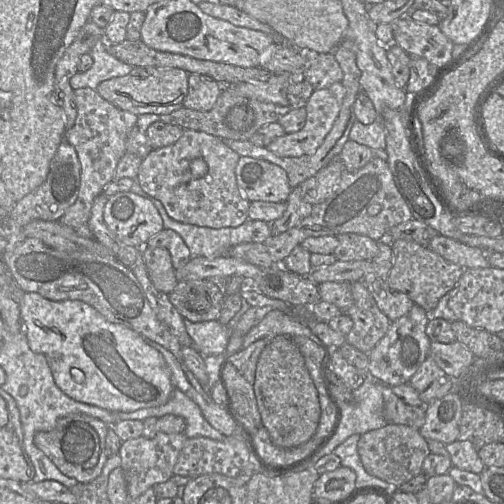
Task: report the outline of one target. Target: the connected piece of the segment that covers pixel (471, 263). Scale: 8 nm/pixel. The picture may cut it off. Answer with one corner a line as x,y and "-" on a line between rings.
436,235
430,240
427,247
448,262
456,264
463,269
490,267
485,251
446,236

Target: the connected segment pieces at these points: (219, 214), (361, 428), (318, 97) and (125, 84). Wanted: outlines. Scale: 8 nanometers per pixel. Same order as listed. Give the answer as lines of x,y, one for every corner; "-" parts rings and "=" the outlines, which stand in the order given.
184,130
176,143
153,149
143,159
137,181
145,193
162,203
168,216
175,221
212,229
234,228
249,220
250,202
241,193
235,174
239,158
221,138
201,131
=
365,373
365,381
353,390
352,400
339,402
341,420
335,435
308,463
300,466
298,472
313,468
321,457
332,453
351,435
362,435
387,425
384,418
384,386
387,385
=
336,82
314,90
306,104
304,127
273,140
266,148
280,157
301,157
313,154
330,132
342,105
345,88
=
134,67
125,76
101,82
96,91
114,106
137,116
168,115
184,106
188,94
188,73
179,68

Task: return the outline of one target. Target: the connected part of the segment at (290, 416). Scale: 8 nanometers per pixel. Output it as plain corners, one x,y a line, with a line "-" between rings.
275,336
262,350
253,389
262,423
274,445
292,448
304,444
314,435
320,419
318,392
303,355
289,336

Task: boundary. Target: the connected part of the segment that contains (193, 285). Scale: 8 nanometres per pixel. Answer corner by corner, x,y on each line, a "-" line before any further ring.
189,280
177,282
169,299
184,320
197,323
219,319
224,294
213,281

